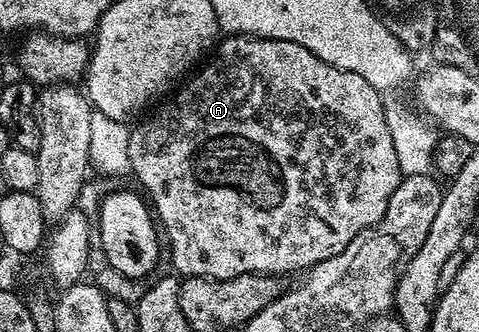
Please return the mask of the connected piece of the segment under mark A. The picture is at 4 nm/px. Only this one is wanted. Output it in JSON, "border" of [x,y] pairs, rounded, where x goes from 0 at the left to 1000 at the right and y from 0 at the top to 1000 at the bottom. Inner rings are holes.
{"border":[[[514,105],[468,108],[455,127],[445,169],[407,226],[342,328],[326,325],[309,364],[292,361],[273,389],[269,419],[273,521],[299,554],[296,578],[319,620],[322,651],[344,705],[347,735],[349,726],[357,735],[357,786],[365,795],[363,819],[376,837],[486,840],[514,822],[593,828],[591,822],[608,822],[614,810],[639,816],[678,780],[712,768],[712,756],[720,756],[720,744],[737,732],[756,690],[785,678],[800,657],[812,599],[820,575],[829,575],[837,542],[829,443],[820,443],[820,407],[808,367],[810,331],[800,328],[800,304],[791,295],[797,292],[793,271],[762,250],[754,226],[678,190],[678,178],[653,166],[653,154],[628,142],[628,130],[618,123]]]}

